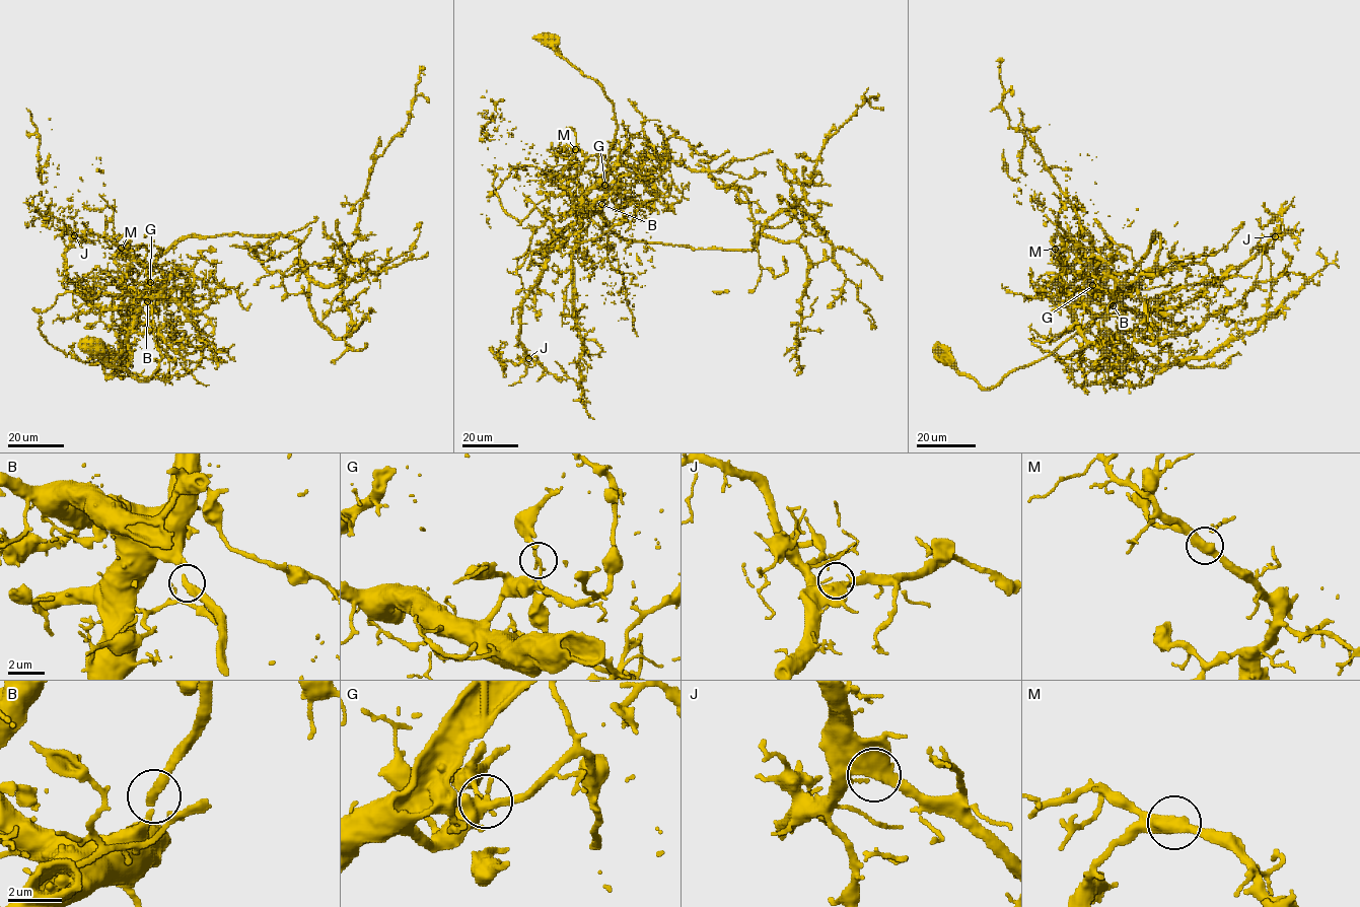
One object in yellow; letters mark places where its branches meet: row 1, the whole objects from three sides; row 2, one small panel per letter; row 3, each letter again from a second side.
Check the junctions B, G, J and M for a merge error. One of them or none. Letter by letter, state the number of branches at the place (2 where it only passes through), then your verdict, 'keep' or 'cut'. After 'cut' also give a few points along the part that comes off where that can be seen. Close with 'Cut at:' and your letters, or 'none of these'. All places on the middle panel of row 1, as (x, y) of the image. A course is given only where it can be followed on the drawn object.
B: branches 2; keep
G: branches 2; cut; course (605, 185), (594, 177), (560, 206), (527, 182), (521, 140), (487, 138), (501, 117), (487, 118), (481, 97)
J: branches 2; keep
M: branches 2; keep
Cut at: G

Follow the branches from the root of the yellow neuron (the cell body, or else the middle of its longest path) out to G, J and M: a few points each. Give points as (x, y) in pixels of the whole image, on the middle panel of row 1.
G: (549, 41), (594, 79), (613, 105), (617, 133), (606, 196), (599, 207), (589, 209), (583, 200), (605, 185)
J: (549, 41), (600, 85), (613, 105), (617, 133), (604, 200), (551, 247), (523, 302), (519, 343), (528, 358)
M: (549, 41), (613, 105), (617, 133), (598, 208), (585, 208), (566, 191), (585, 159), (575, 149)

